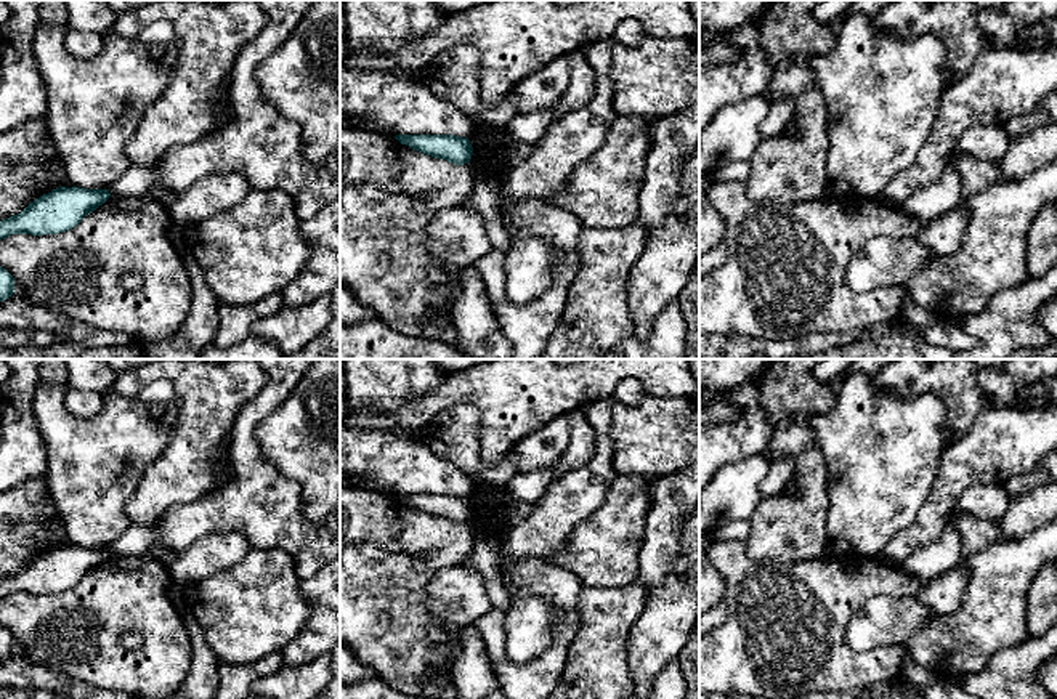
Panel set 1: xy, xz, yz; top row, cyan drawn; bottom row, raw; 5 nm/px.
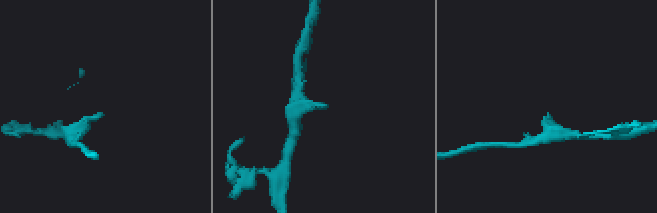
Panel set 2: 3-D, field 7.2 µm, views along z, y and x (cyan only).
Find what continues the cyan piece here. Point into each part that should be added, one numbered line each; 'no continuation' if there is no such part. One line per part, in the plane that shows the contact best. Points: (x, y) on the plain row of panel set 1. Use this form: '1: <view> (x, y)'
no continuation

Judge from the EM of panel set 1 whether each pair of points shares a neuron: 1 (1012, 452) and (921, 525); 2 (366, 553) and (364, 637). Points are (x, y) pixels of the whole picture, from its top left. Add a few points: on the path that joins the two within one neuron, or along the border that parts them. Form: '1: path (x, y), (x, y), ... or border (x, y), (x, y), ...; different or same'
1: path (988, 454), (942, 501); same
2: path (366, 574), (366, 616); same

